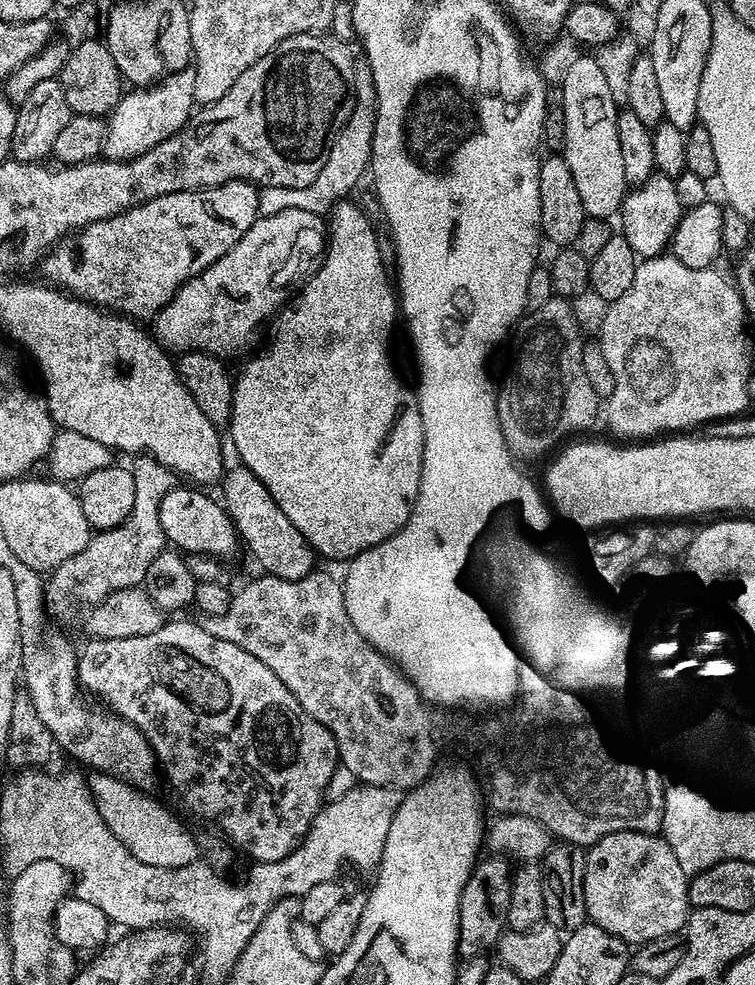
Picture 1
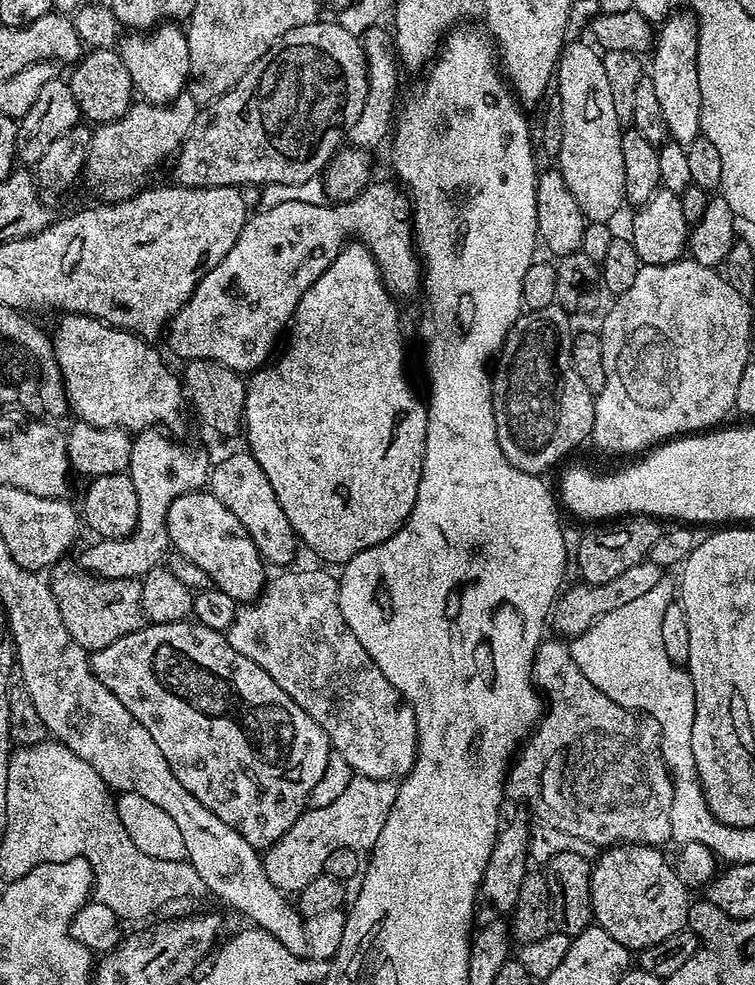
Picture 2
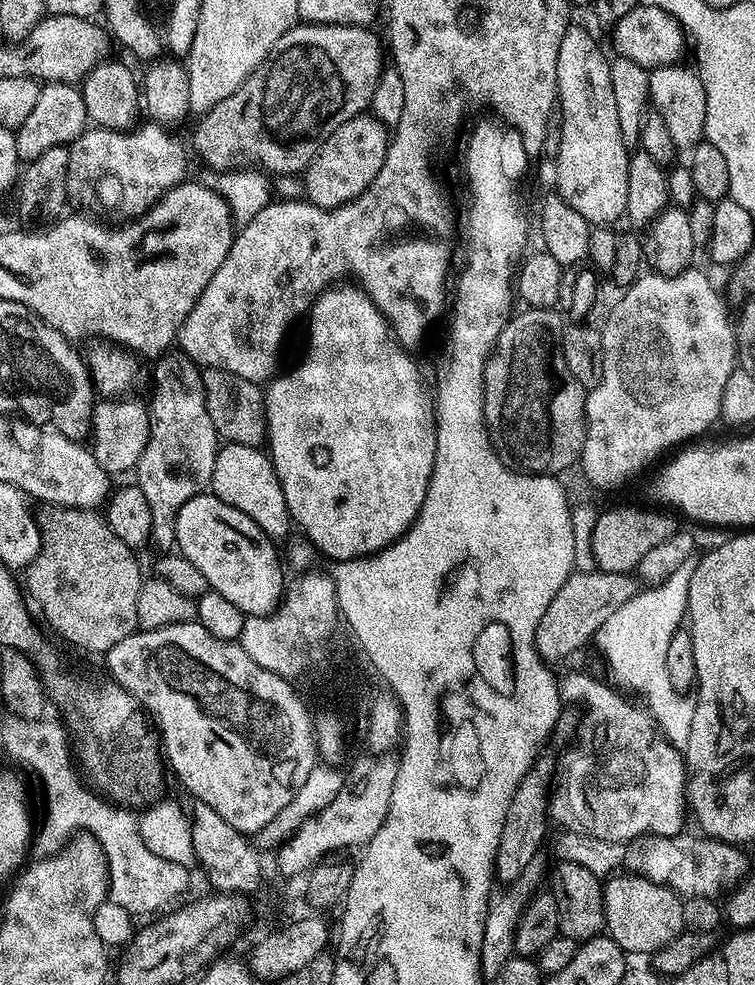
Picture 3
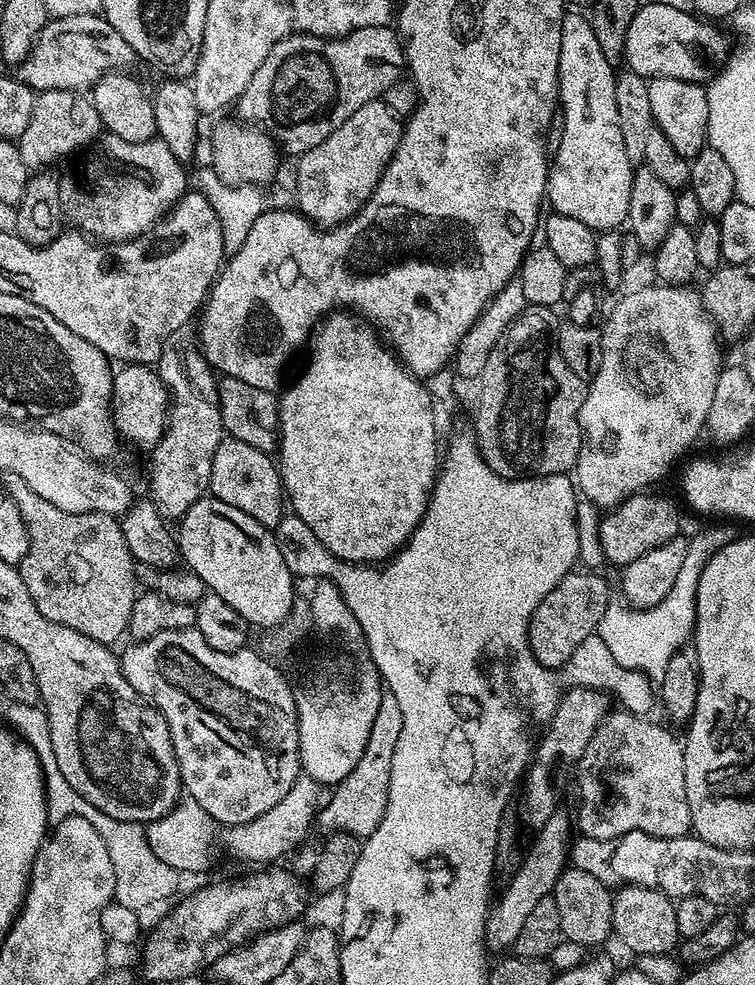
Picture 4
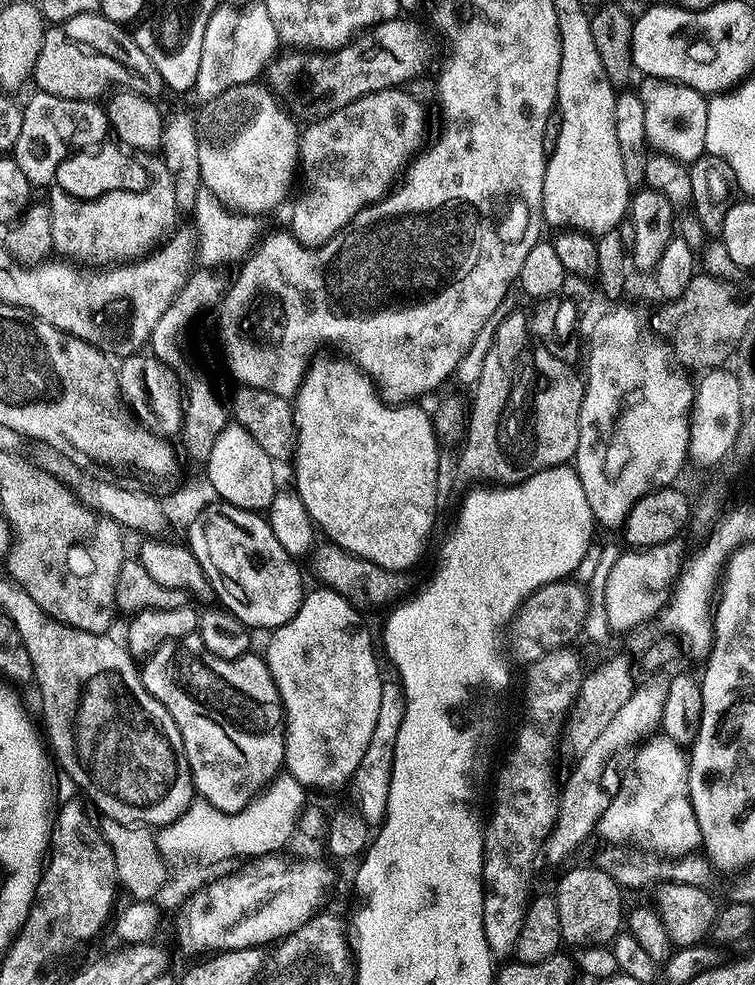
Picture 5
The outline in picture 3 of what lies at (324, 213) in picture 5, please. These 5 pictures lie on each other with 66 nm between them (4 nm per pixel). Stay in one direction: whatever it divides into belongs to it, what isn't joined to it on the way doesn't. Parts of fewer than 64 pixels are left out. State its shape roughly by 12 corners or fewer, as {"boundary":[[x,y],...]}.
{"boundary":[[371,114],[338,126],[308,171],[308,203],[358,198],[386,162],[389,129]]}

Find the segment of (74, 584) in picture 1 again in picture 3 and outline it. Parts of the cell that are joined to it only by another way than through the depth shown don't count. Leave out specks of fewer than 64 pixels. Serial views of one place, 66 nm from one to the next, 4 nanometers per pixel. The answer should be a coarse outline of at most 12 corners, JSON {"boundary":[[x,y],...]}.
{"boundary":[[176,354],[157,364],[151,432],[134,480],[151,543],[176,542],[178,510],[209,491],[218,451],[210,410],[172,410]]}

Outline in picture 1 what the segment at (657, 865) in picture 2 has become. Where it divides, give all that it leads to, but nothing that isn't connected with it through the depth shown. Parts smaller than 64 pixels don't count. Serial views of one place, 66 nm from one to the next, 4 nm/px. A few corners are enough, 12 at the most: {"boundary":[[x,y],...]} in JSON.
{"boundary":[[650,832],[587,849],[588,920],[625,944],[690,920],[674,850]]}

